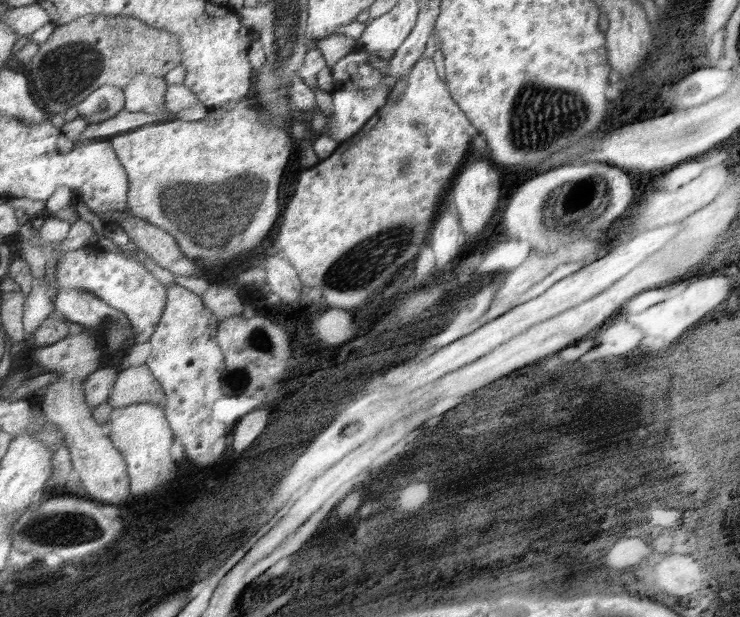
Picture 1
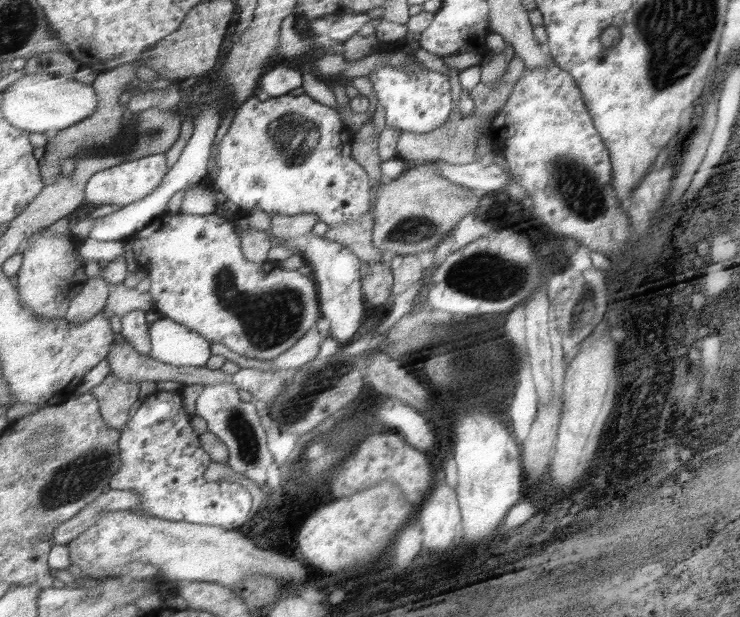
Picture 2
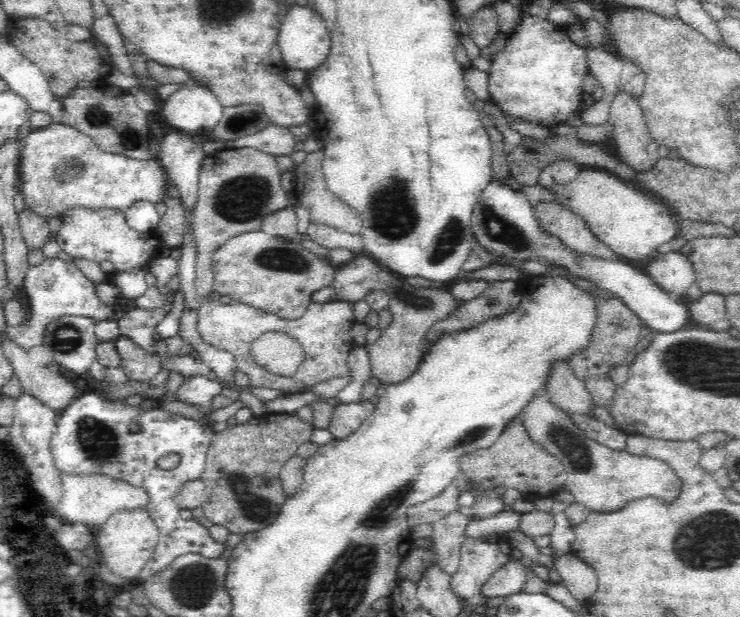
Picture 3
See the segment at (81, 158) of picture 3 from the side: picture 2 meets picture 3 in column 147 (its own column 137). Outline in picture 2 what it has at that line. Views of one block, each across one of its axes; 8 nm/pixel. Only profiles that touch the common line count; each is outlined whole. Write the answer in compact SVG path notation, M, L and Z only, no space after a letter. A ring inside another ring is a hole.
M153 154L153 156L141 158L141 160L133 160L133 162L125 162L125 164L101 170L87 184L87 204L95 206L95 208L117 206L121 210L129 204L149 198L163 184L167 174L169 174L167 154Z

